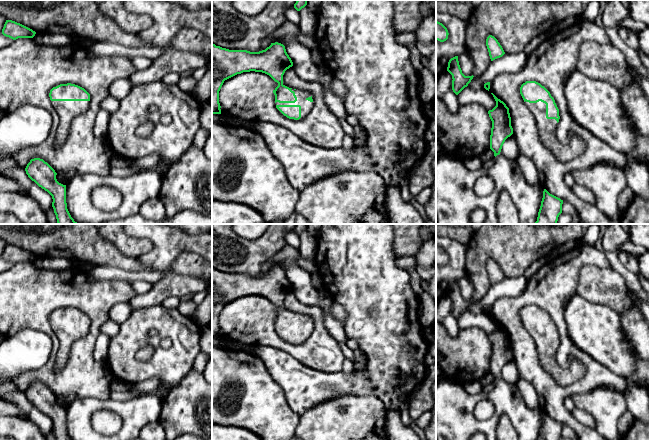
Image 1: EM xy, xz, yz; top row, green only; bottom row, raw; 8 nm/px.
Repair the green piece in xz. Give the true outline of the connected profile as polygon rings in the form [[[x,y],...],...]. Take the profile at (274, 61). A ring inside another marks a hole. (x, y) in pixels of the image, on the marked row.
[[[212,43],[212,114],[221,114],[219,91],[225,80],[243,72],[262,72],[269,75],[278,86],[273,90],[276,108],[287,118],[299,120],[304,118],[312,109],[314,100],[308,92],[289,88],[283,84],[283,75],[293,62],[281,43],[271,43],[265,50],[250,52],[247,50],[229,50]]]

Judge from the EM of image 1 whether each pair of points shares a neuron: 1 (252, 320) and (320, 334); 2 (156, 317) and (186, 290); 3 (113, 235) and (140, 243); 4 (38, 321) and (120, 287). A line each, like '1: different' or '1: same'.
1: same
2: different
3: same
4: same

